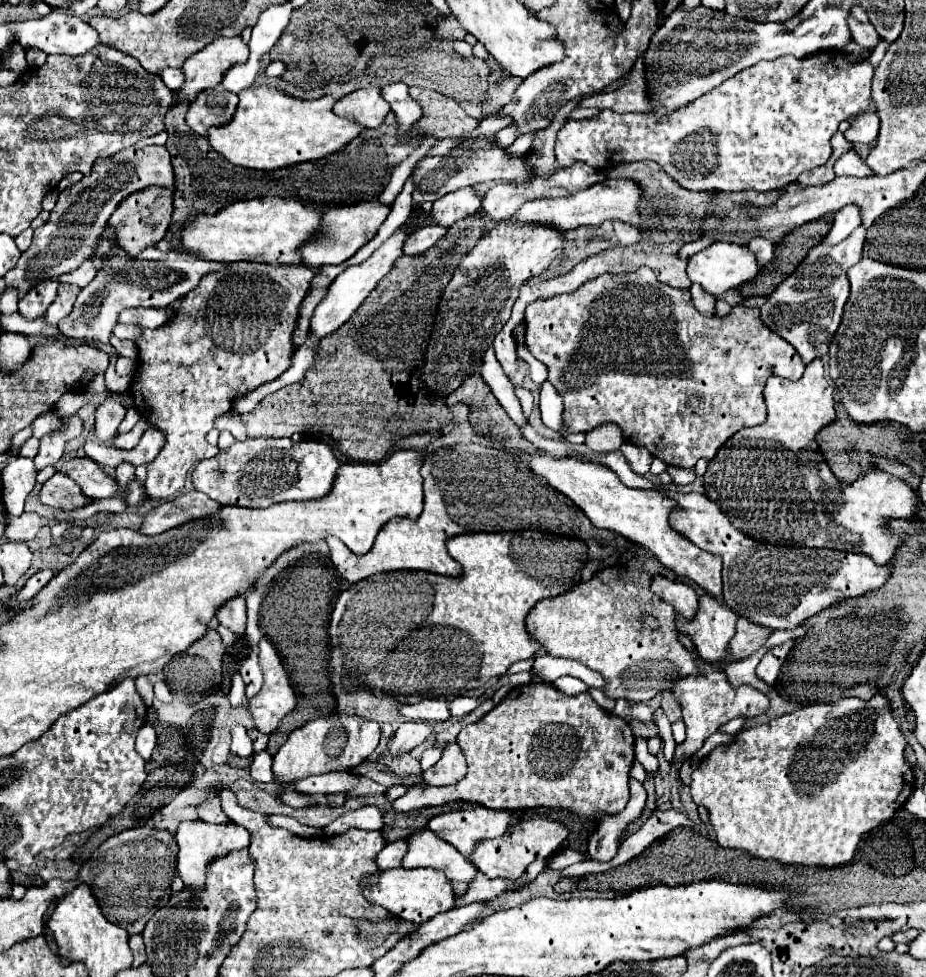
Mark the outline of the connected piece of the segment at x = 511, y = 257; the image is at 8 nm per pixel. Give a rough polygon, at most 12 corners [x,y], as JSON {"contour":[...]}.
{"contour":[[499,223],[443,291],[421,369],[447,397],[479,373],[519,285],[563,253]]}

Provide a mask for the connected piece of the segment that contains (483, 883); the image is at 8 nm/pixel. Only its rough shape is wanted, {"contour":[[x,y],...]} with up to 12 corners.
{"contour":[[477,871],[455,907],[497,899],[515,887],[515,881],[487,879]]}

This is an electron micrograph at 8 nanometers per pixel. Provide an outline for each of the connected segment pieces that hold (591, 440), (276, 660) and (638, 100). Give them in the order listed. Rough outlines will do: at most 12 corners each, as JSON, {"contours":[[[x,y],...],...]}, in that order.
{"contours":[[[599,425],[587,433],[585,445],[599,453],[617,451],[623,431]],[[259,641],[265,681],[247,703],[261,733],[271,733],[295,707],[283,661]],[[639,57],[615,91],[583,95],[579,107],[615,113],[649,111]]]}

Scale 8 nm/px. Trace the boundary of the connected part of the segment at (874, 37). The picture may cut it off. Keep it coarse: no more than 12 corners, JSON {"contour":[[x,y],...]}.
{"contour":[[849,17],[853,41],[873,49],[879,35],[871,23],[855,21]]}

